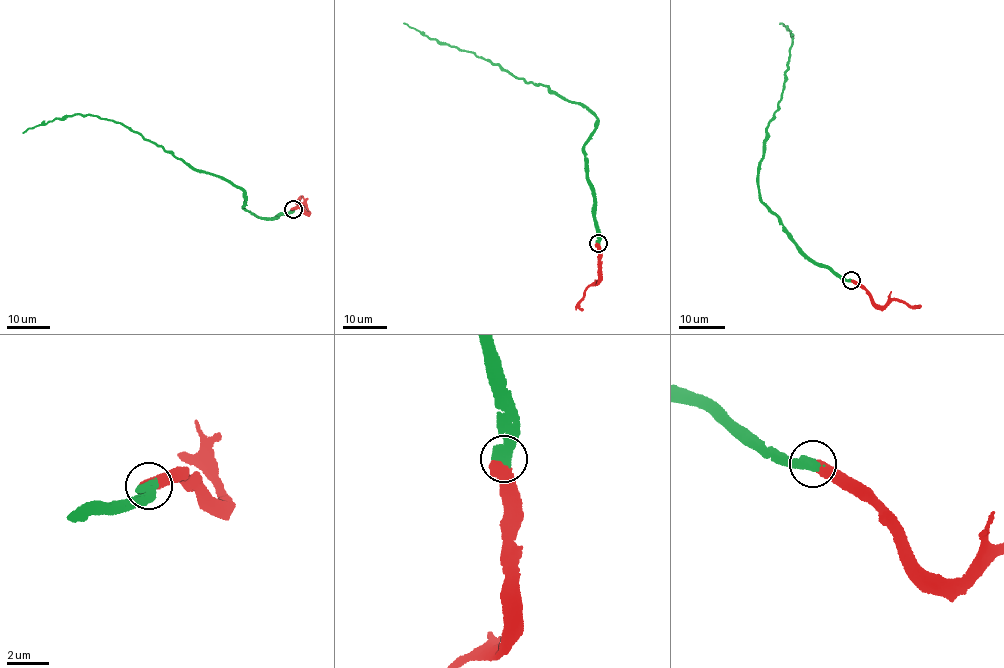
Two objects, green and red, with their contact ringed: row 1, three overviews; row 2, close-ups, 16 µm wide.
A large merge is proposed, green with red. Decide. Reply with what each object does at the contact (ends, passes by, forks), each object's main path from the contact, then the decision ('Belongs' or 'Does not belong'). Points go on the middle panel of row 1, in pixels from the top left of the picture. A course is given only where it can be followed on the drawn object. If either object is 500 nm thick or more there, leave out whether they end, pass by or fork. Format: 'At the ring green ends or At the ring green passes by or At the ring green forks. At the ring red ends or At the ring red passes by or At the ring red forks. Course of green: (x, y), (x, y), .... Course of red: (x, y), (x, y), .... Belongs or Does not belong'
Course of green: (597, 243), (584, 149), (598, 122), (593, 114), (546, 86), (514, 77), (472, 52), (430, 39), (403, 23). Course of red: (597, 243), (598, 280), (589, 287), (579, 302), (582, 310). Belongs

